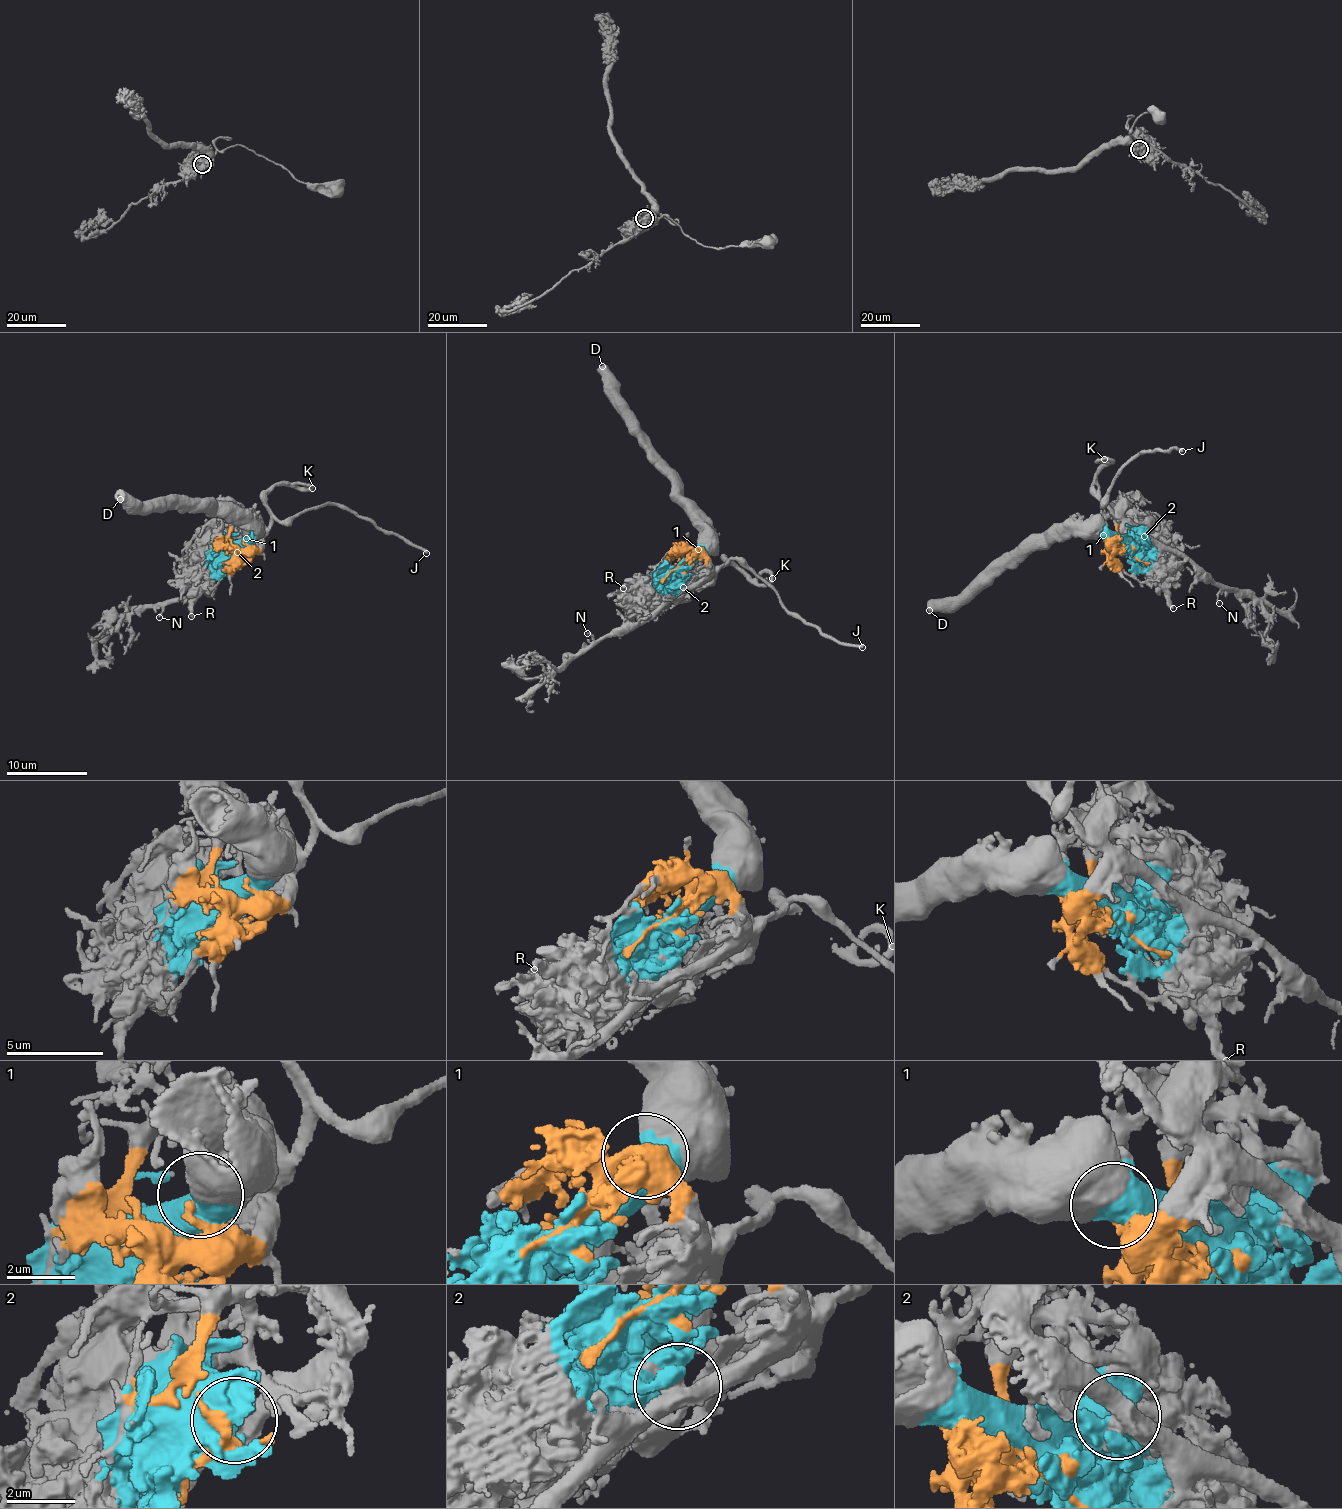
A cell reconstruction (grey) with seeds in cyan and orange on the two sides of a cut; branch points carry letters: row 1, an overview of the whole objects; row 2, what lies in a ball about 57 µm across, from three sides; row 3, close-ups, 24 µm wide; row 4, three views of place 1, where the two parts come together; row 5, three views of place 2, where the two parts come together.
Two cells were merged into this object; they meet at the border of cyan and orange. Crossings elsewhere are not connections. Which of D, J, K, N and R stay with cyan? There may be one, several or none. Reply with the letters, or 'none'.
D, R

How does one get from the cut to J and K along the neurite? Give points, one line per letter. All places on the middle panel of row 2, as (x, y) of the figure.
J: (681, 567), (700, 556), (711, 569), (741, 557), (781, 602), (799, 616), (836, 639), (862, 647)
K: (681, 567), (700, 556), (711, 569), (727, 564), (725, 562), (744, 570), (758, 583), (768, 583), (772, 578)

